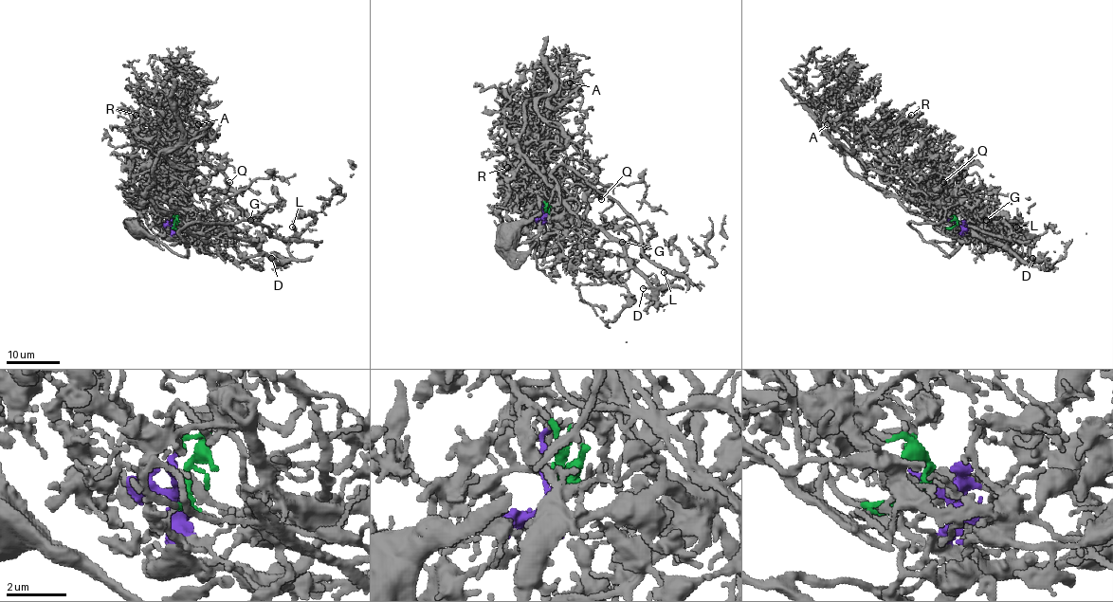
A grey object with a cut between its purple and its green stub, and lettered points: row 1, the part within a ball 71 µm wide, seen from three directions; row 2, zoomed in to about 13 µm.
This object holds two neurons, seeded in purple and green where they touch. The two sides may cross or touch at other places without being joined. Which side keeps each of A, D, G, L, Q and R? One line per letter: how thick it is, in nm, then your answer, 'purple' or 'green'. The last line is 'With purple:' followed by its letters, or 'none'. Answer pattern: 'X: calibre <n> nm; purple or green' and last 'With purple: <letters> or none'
A: calibre 150 nm; green
D: calibre 140 nm; purple
G: calibre 140 nm; purple
L: calibre 120 nm; purple
Q: calibre 170 nm; purple
R: calibre 100 nm; green
With purple: D, G, L, Q

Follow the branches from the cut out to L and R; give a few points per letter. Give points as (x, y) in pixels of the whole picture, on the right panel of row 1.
L: (957, 225), (962, 239), (961, 228), (965, 228), (978, 237), (1000, 242), (1030, 263), (1035, 237), (1016, 228)
R: (957, 225), (949, 194), (927, 203), (905, 186), (929, 149), (913, 135), (911, 114)

